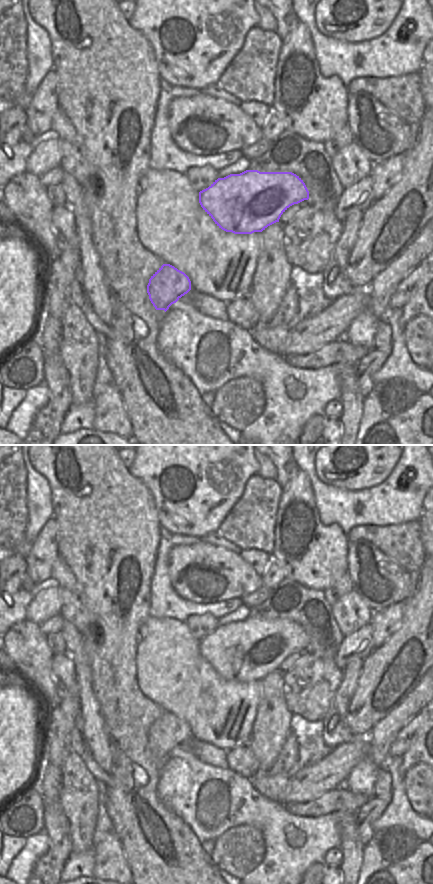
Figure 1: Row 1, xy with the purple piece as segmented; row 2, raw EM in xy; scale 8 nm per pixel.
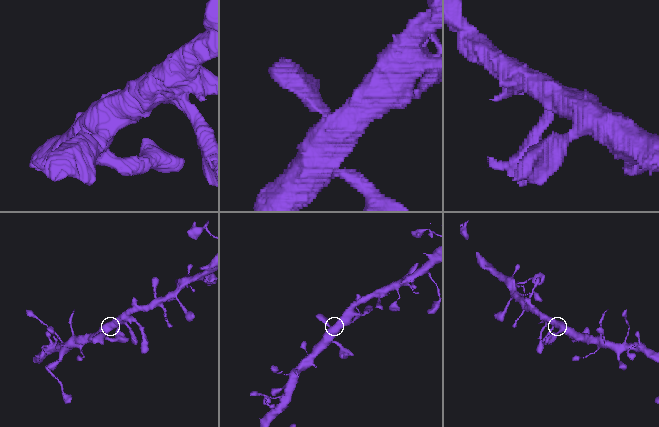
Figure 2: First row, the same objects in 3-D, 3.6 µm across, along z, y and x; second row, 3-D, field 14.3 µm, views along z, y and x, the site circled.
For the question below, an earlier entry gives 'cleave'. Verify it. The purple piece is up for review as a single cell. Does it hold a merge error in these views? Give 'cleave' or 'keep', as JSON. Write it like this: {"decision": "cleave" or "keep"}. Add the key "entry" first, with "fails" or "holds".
{"entry": "fails", "decision": "keep"}

